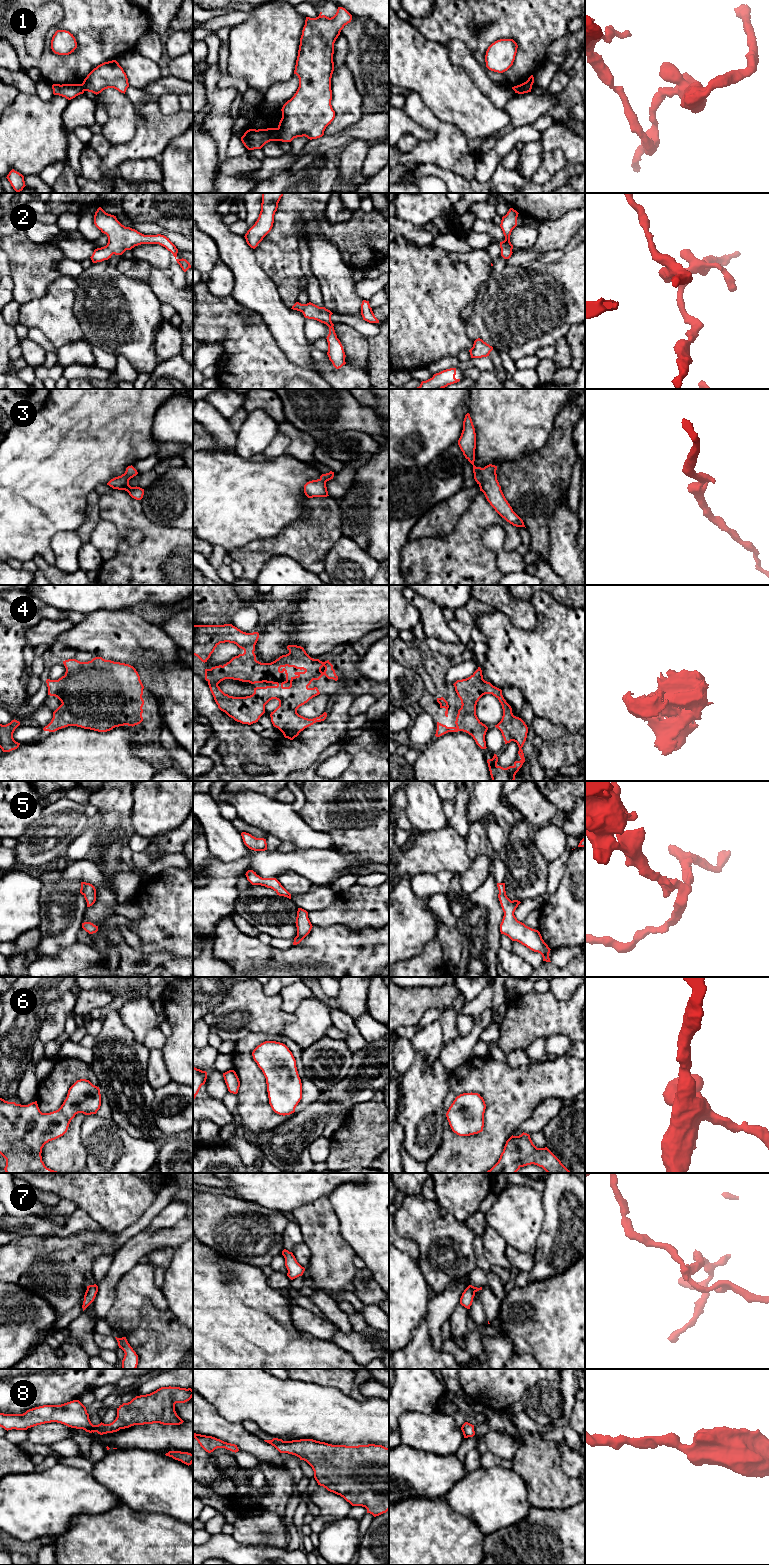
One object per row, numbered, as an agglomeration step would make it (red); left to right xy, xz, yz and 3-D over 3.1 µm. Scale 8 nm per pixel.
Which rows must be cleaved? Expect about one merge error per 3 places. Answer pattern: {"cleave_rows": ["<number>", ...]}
{"cleave_rows": ["1"]}

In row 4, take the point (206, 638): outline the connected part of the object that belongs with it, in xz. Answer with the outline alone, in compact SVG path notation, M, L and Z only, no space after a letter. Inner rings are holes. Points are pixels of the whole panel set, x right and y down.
M232 624L193 625L193 655L205 663L220 643L234 643L243 649L243 654L233 657L223 666L205 669L205 680L218 708L235 721L251 725L265 713L265 705L276 699L279 706L271 712L271 722L285 738L293 740L305 728L327 717L326 712L313 719L297 713L300 706L320 694L317 687L308 686L323 675L335 681L338 676L329 660L322 662L313 659L303 647L297 645L288 645L289 653L275 661L261 663L256 660L254 653L258 638L258 632L246 633ZM286 666L304 671L295 672L296 676L289 681ZM225 679L273 685L256 687L250 696L233 697L225 694L218 686Z

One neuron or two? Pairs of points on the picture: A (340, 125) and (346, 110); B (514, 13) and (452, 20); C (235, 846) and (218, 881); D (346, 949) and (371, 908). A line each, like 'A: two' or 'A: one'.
A: one
B: one
C: two
D: two

